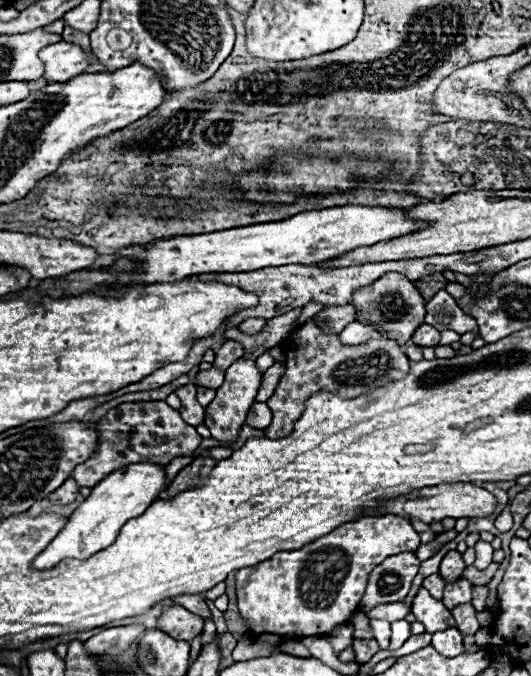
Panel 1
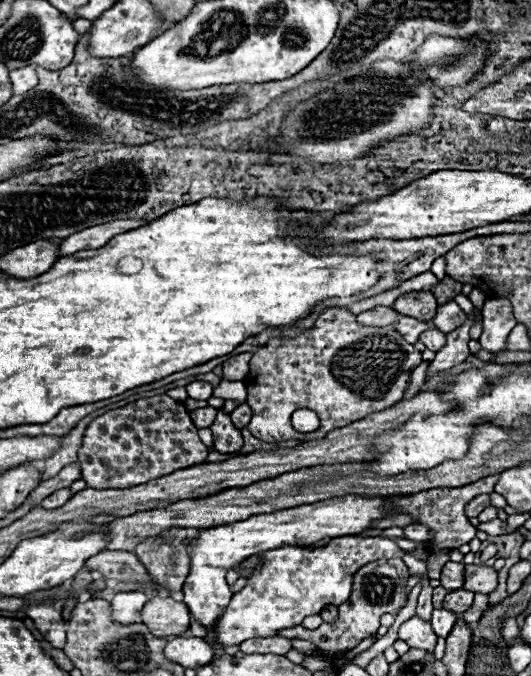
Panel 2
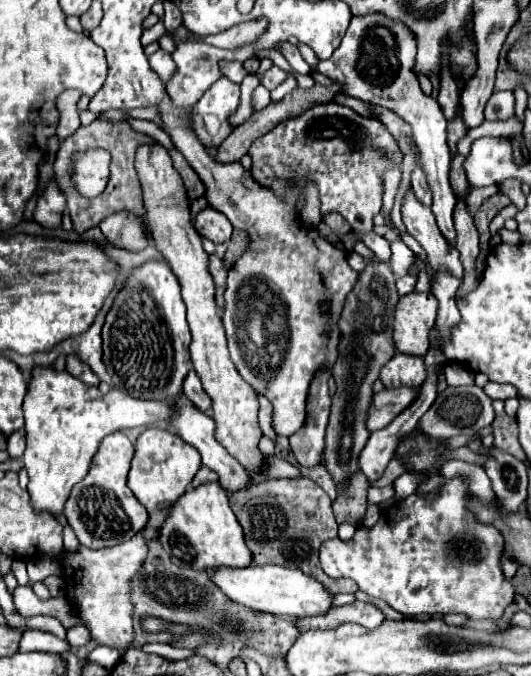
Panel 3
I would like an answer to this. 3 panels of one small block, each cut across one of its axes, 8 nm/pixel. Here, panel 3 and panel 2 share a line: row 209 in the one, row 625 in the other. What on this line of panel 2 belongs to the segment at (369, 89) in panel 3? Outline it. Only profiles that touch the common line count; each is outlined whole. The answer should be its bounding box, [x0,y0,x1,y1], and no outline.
[432,608,458,638]

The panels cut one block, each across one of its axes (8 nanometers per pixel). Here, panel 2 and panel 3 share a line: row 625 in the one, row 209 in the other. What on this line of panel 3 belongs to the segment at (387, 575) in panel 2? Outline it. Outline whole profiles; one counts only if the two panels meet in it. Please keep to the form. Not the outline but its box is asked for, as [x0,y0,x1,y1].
[248,102,402,232]

